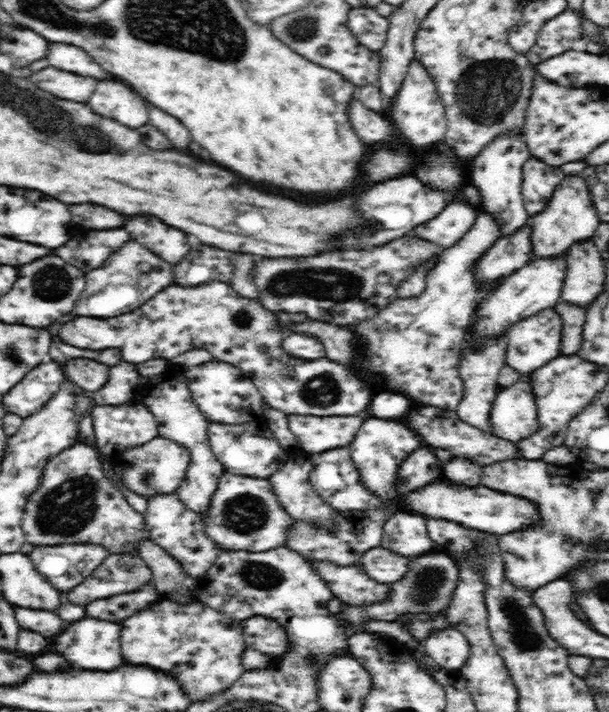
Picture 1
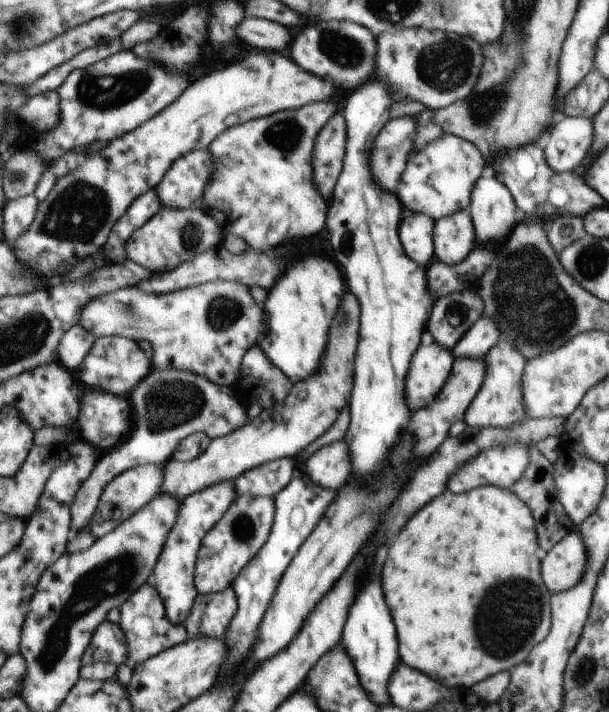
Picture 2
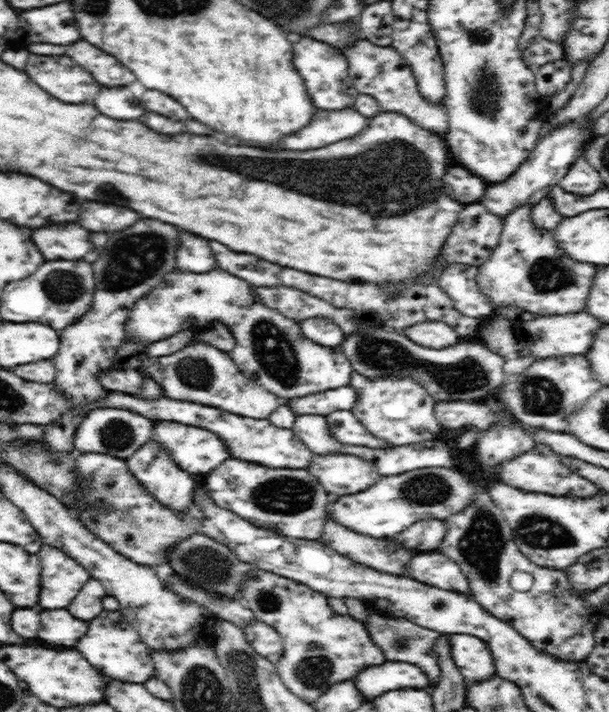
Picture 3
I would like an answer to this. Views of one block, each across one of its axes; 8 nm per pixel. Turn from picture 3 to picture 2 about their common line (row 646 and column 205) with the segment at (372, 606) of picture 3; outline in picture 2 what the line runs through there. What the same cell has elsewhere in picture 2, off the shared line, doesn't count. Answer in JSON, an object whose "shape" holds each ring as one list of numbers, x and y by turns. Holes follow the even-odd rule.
{"shape":[[154,370,132,392,132,430,128,438,114,450,110,450,94,468,90,478,78,490,72,504,72,530,87,529,89,520,97,509,104,486,135,466,150,463,164,464,173,456,178,443,187,436,204,432,210,438,226,436,228,432,248,423,244,406,230,394,226,386,214,386,212,382,178,370],[150,386,150,388,148,388],[200,386,200,388,192,388]]}

